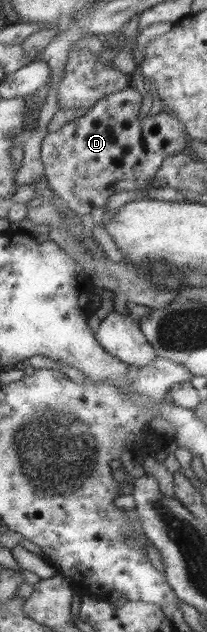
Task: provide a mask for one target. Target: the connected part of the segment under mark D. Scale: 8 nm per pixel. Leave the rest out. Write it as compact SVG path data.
M126 86L121 91L106 95L97 101L82 117L67 122L57 131L47 133L41 139L40 163L44 168L43 175L47 178L47 185L56 197L60 197L66 206L79 216L91 213L93 207L101 208L114 193L144 187L155 177L163 157L187 151L190 139L184 131L183 124L169 110L165 110L165 106L154 117L150 117L148 111L143 119L139 119L137 114L141 105L139 92Z

